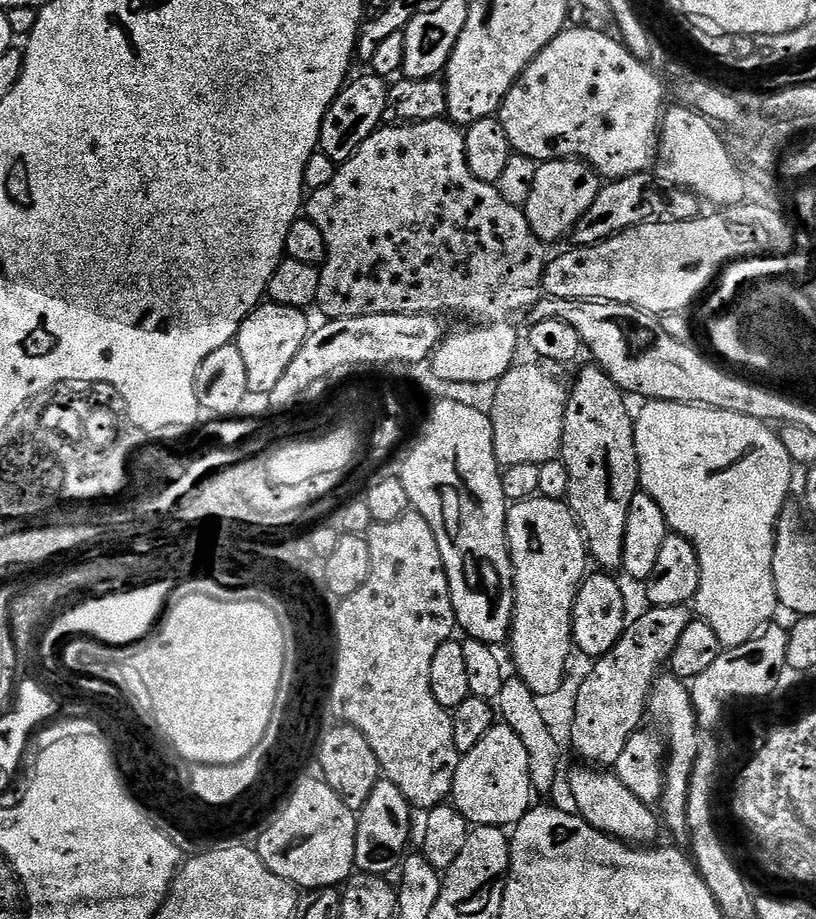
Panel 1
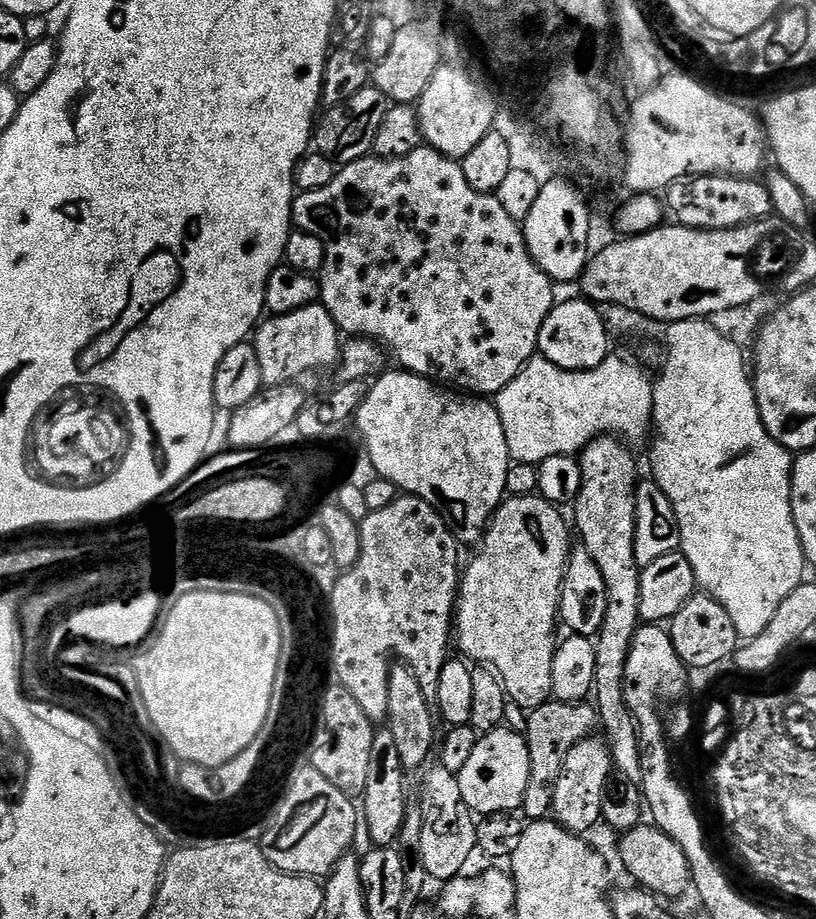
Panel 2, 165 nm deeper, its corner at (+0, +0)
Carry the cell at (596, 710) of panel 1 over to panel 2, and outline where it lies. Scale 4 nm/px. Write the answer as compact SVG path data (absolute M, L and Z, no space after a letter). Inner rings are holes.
M589 738L578 742L566 754L560 767L560 773L550 785L550 816L556 823L561 824L568 832L588 834L596 823L601 823L604 814L606 789L613 779L614 769L610 750L603 739Z

